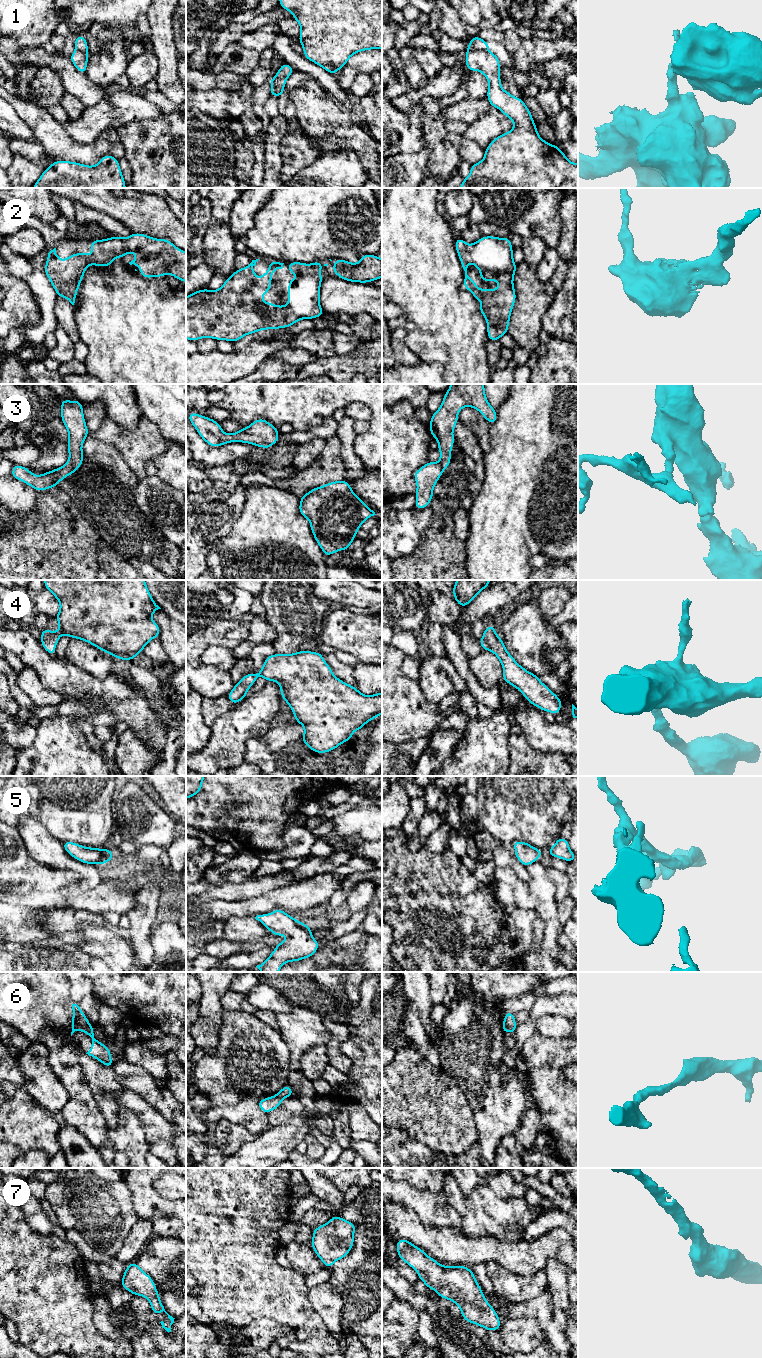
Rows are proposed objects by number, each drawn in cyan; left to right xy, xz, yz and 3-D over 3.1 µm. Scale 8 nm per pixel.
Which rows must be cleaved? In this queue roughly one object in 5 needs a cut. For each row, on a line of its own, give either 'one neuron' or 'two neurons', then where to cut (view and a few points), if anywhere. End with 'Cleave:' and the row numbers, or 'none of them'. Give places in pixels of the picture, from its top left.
1: two neurons; cut in yz along (467, 49), (482, 49), (486, 51)
2: one neuron; no cut
3: one neuron; no cut
4: one neuron; no cut
5: one neuron; no cut
6: one neuron; no cut
7: one neuron; no cut
Cleave: 1

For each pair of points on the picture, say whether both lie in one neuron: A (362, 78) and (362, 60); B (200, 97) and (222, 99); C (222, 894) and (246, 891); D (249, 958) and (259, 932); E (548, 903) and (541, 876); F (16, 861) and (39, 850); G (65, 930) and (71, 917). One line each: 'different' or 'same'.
A: different
B: same
C: same
D: different
E: same
F: different
G: same

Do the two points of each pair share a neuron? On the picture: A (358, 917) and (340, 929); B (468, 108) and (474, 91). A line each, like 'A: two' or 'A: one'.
A: one
B: two

